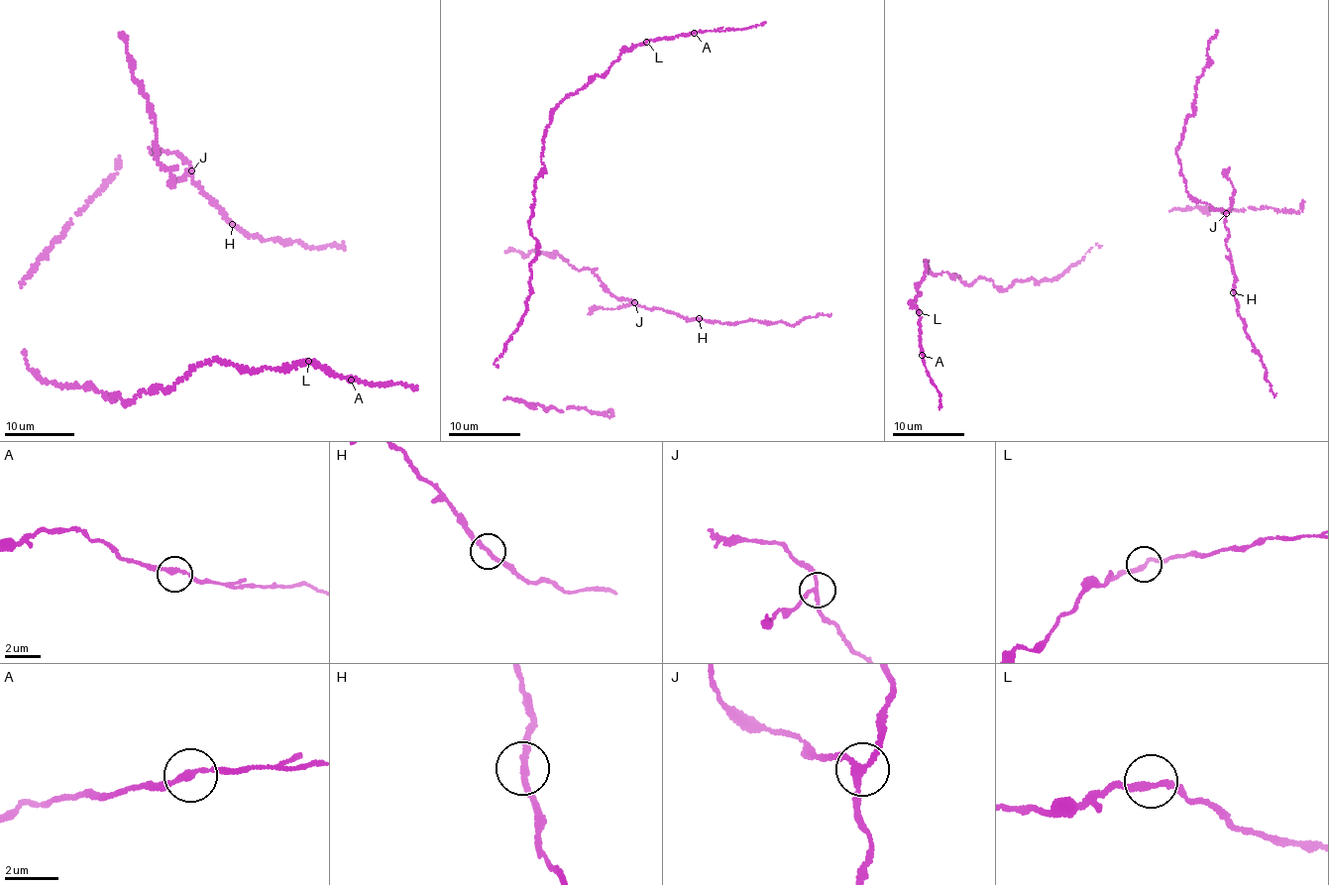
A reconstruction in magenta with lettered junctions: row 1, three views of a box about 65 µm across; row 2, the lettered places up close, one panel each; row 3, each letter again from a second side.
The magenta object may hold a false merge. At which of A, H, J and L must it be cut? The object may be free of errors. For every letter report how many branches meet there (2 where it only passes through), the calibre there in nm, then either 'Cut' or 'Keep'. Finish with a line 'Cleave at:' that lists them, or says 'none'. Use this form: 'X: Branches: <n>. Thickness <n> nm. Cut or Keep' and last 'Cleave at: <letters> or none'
A: Branches: 2. Thickness 220 nm. Keep
H: Branches: 2. Thickness 240 nm. Keep
J: Branches: 3. Thickness 190 nm. Cut
L: Branches: 2. Thickness 220 nm. Keep
Cleave at: J

